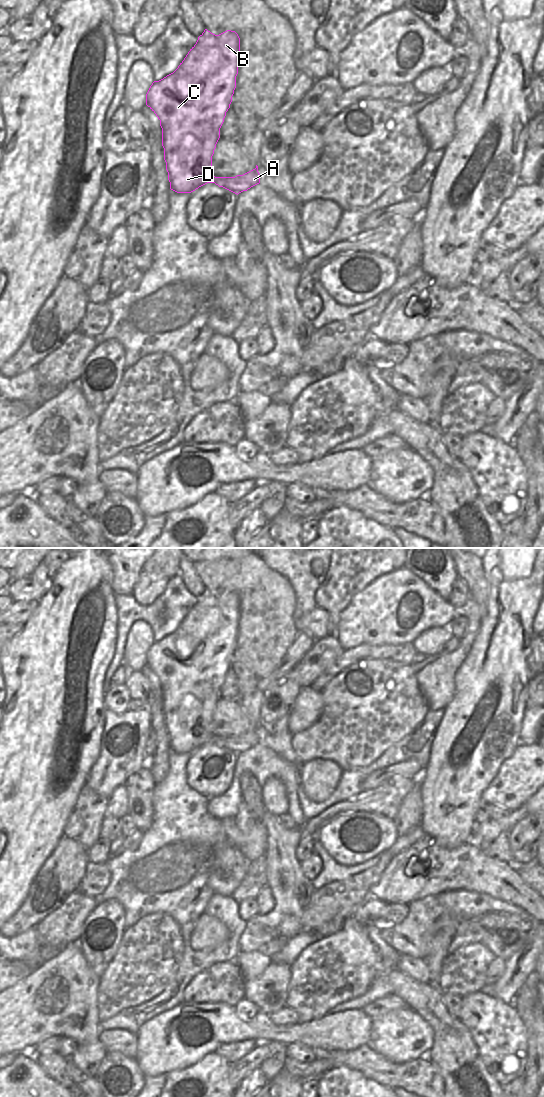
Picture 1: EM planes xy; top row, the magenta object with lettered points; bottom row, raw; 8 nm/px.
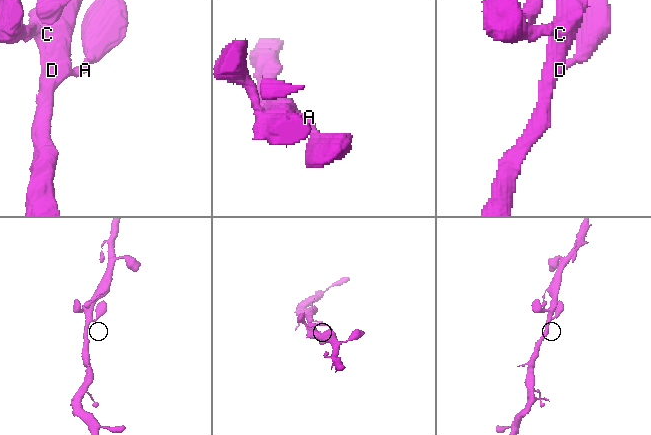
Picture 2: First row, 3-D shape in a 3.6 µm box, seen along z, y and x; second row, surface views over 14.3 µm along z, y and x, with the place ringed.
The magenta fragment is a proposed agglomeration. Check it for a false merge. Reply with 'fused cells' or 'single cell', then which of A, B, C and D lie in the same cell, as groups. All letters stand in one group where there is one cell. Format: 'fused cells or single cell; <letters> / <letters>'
single cell; A B C D

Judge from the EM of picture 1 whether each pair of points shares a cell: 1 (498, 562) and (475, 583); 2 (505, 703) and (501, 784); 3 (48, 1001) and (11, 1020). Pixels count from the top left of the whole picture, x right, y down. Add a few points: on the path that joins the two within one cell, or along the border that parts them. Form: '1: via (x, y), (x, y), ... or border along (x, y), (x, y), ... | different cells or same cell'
1: border along (481, 558), (481, 567), (489, 590), (488, 598) | different cells
2: border along (517, 744), (490, 782) | different cells
3: via (39, 1007), (20, 1017) | same cell

